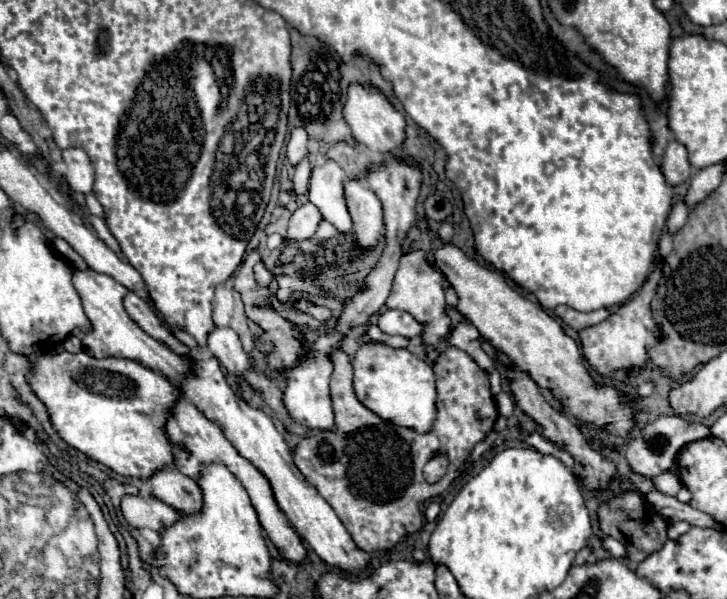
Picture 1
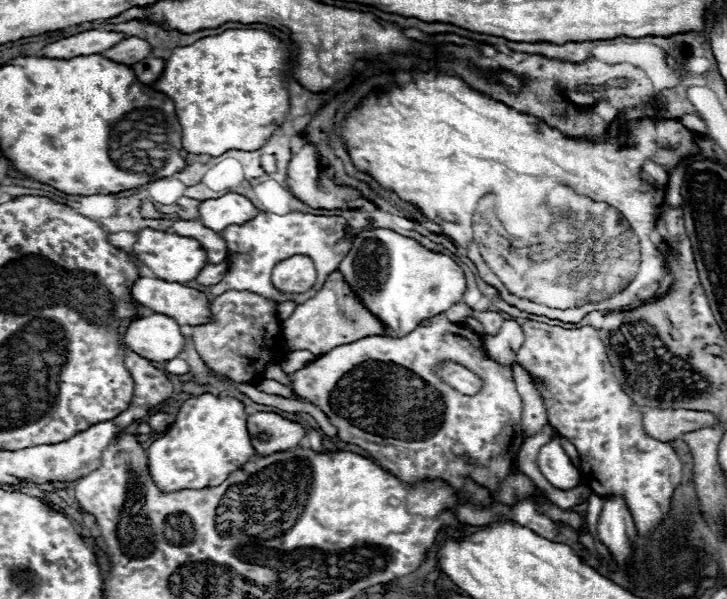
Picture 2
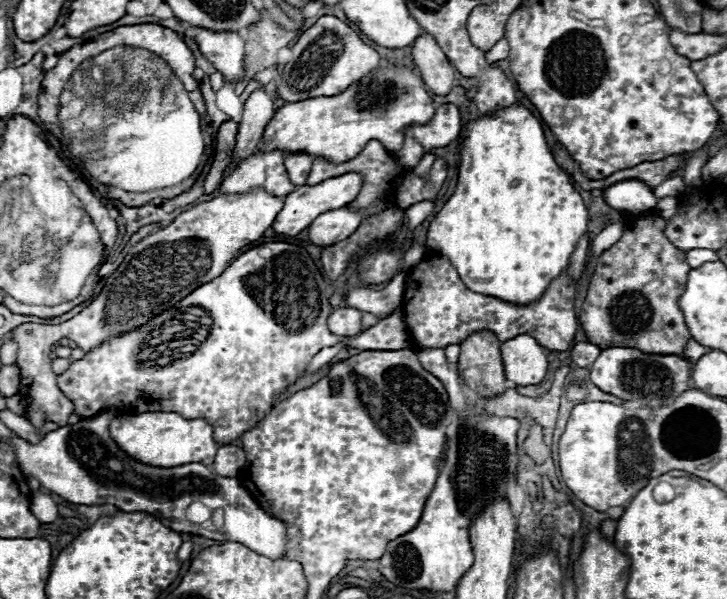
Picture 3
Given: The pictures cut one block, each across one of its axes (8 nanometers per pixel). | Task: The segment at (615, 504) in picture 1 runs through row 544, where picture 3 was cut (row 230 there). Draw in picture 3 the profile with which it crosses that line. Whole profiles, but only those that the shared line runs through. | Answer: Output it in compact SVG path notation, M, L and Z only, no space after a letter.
M660 216L638 218L632 228L624 230L622 238L596 260L596 270L580 310L580 324L588 340L602 350L612 348L612 344L624 344L626 348L640 348L642 352L684 356L692 334L676 300L684 290L690 266L686 254L664 236L664 224Z

